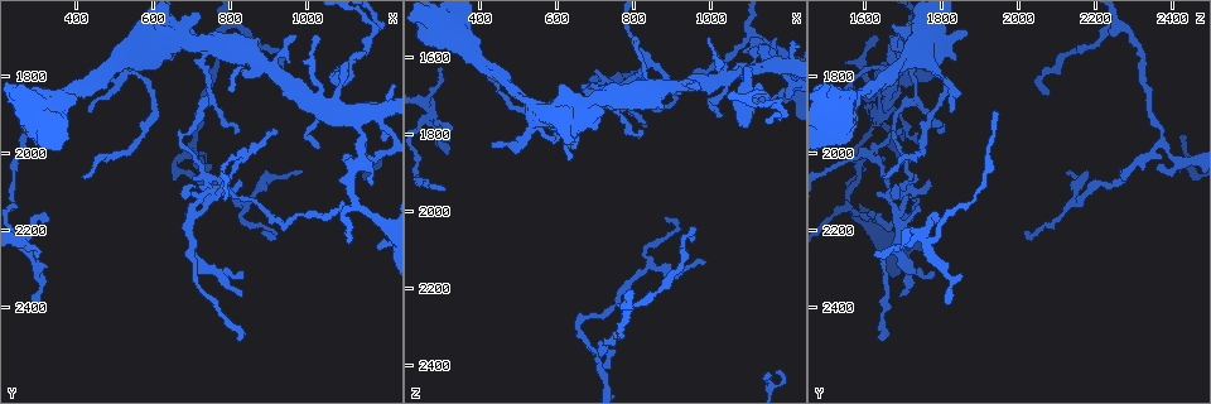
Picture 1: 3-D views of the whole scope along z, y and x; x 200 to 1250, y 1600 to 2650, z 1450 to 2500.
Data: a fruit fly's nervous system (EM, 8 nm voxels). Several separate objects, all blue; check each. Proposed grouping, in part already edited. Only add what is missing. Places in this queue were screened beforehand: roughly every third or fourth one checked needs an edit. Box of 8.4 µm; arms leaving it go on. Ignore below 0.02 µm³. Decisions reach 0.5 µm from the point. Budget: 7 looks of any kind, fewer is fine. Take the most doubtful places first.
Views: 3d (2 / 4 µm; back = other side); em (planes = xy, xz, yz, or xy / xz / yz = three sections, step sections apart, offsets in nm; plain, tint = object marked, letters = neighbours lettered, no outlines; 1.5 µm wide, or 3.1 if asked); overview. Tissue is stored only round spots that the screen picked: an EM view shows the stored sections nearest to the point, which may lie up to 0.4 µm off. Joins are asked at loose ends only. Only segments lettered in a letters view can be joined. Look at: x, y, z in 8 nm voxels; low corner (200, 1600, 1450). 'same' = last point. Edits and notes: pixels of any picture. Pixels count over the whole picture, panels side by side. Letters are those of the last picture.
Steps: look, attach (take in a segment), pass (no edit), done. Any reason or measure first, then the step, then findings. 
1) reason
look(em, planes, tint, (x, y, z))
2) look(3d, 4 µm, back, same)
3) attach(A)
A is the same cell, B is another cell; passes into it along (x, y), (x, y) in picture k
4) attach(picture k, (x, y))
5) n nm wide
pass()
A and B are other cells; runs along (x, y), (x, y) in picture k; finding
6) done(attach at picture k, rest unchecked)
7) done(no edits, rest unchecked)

an open end
look(em, planes, plain, (955, 1855, 2070))

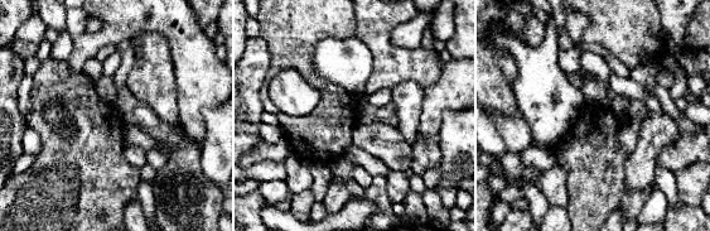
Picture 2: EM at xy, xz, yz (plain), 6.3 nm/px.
what lies round it
look(em, planes, letters, same)

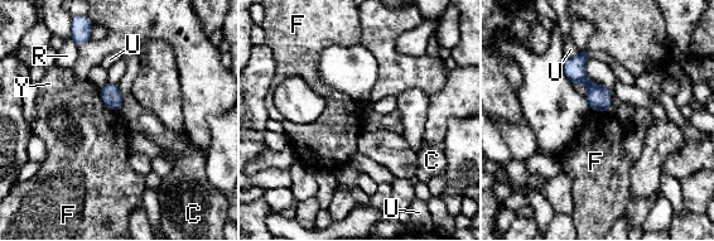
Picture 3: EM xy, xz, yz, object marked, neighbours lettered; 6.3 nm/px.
pass()
C, F, R, U and Y are other cells; border along (99, 90), (102, 101), (117, 112) in picture 3; no lettered segment goes on from it

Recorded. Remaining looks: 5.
free end
look(em, planes, letters, (425, 2065, 1655))

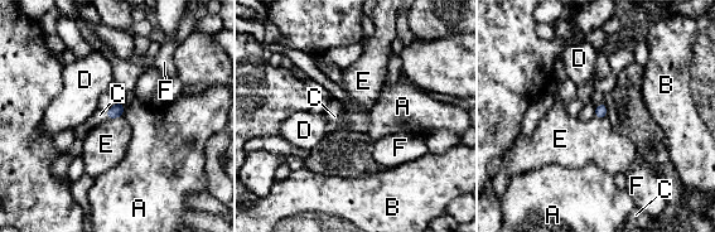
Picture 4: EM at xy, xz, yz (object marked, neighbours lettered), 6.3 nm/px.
80 nm wide
attach(C)
C is the same cell, A, B, D, E and F are other cells; passes into it along (116, 110), (107, 115), (100, 115) in picture 4; the cell continues

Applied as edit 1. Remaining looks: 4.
tapers out
look(em, planes, letters, (830, 2305, 1780))

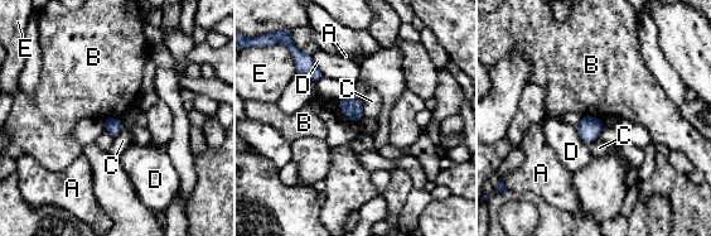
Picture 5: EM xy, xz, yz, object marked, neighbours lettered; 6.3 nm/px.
100 nm wide
pass()
A, B, C, D and E are other cells; border along (583, 115), (601, 120) in picture 5; none of them fits

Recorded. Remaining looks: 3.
done(attach at picture 4, rest unchecked)

